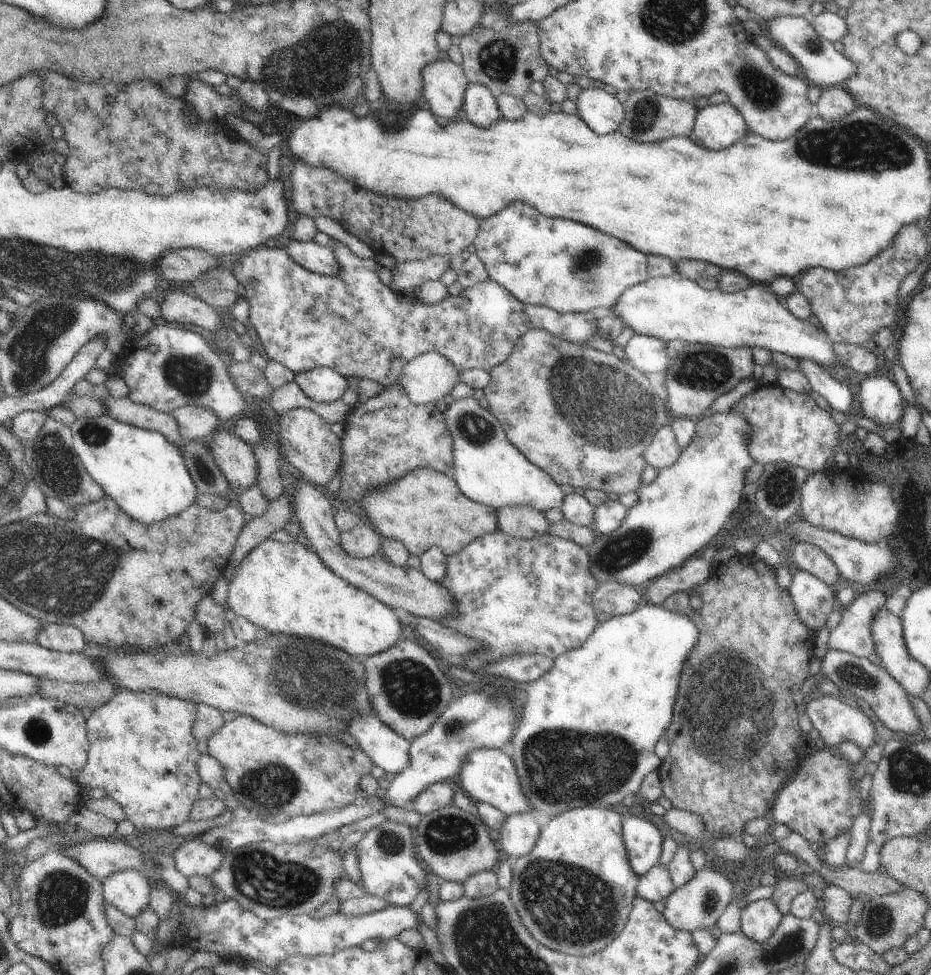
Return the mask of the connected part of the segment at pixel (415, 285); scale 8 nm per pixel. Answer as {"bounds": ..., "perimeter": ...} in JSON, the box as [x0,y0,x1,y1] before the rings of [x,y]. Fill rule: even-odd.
{"bounds":[389,255,452,297],"perimeter":[[[435,255],[428,259],[396,259],[396,266],[392,268],[392,281],[389,288],[396,297],[414,297],[416,290],[427,281],[437,281],[447,269],[452,269],[449,266],[450,259],[444,255]]]}

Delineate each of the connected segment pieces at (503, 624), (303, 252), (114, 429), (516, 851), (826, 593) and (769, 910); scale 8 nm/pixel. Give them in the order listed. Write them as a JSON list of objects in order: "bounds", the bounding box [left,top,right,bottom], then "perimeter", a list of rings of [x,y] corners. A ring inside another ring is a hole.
[{"bounds":[440,528,600,672],"perimeter":[[[498,528],[495,532],[486,534],[485,536],[474,540],[460,553],[453,555],[452,557],[448,557],[446,577],[440,584],[454,596],[454,599],[457,602],[457,618],[442,620],[440,621],[441,624],[455,629],[468,637],[477,639],[489,647],[488,651],[471,655],[465,661],[465,666],[460,667],[466,668],[466,666],[468,666],[472,672],[474,672],[474,670],[478,670],[478,668],[480,668],[482,664],[486,664],[486,662],[495,662],[502,657],[507,657],[508,655],[520,656],[529,653],[539,653],[540,655],[548,656],[549,658],[556,660],[567,651],[572,651],[580,646],[583,646],[599,624],[591,603],[593,600],[593,592],[597,590],[597,587],[600,584],[590,573],[589,553],[582,546],[578,546],[578,544],[575,544],[574,542],[563,540],[562,538],[553,536],[549,533],[534,539],[518,539],[501,532]]]},{"bounds":[285,239,341,277],"perimeter":[[[292,239],[285,248],[288,255],[308,271],[334,277],[341,270],[332,247],[322,247],[313,240],[296,241]]]},{"bounds":[71,414,198,525],"perimeter":[[[104,414],[99,418],[78,417],[71,425],[73,448],[87,474],[102,488],[109,498],[131,518],[150,525],[174,517],[187,510],[196,500],[198,490],[185,464],[182,450],[171,444],[164,434],[148,431],[115,420]]]},{"bounds":[496,811,540,856],"perimeter":[[[532,811],[512,814],[500,828],[496,838],[499,848],[508,856],[529,854],[539,840],[540,826]]]},{"bounds":[789,569,834,631],"perimeter":[[[793,569],[789,589],[798,619],[812,631],[820,631],[834,609],[832,586],[812,574]]]},{"bounds":[741,899,783,943],"perimeter":[[[771,899],[758,900],[742,912],[741,932],[756,943],[767,942],[776,933],[783,916]]]}]

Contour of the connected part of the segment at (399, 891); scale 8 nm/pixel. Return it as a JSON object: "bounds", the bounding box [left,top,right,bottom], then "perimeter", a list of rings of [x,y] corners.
{"bounds":[354,821,429,907],"perimeter":[[[385,821],[377,828],[373,828],[364,834],[364,838],[360,842],[354,844],[359,854],[359,870],[361,871],[362,884],[366,891],[373,896],[382,898],[388,905],[400,907],[409,907],[420,892],[427,890],[429,869],[423,870],[418,862],[416,848],[413,849],[411,828],[407,824],[398,824],[392,821]]]}

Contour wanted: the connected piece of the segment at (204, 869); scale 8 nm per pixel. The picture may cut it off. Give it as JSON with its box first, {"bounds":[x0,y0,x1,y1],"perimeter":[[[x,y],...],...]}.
{"bounds":[172,837,224,879],"perimeter":[[[189,837],[172,854],[175,868],[180,875],[187,877],[204,876],[210,879],[220,869],[224,856],[213,847],[202,843],[199,838]]]}

